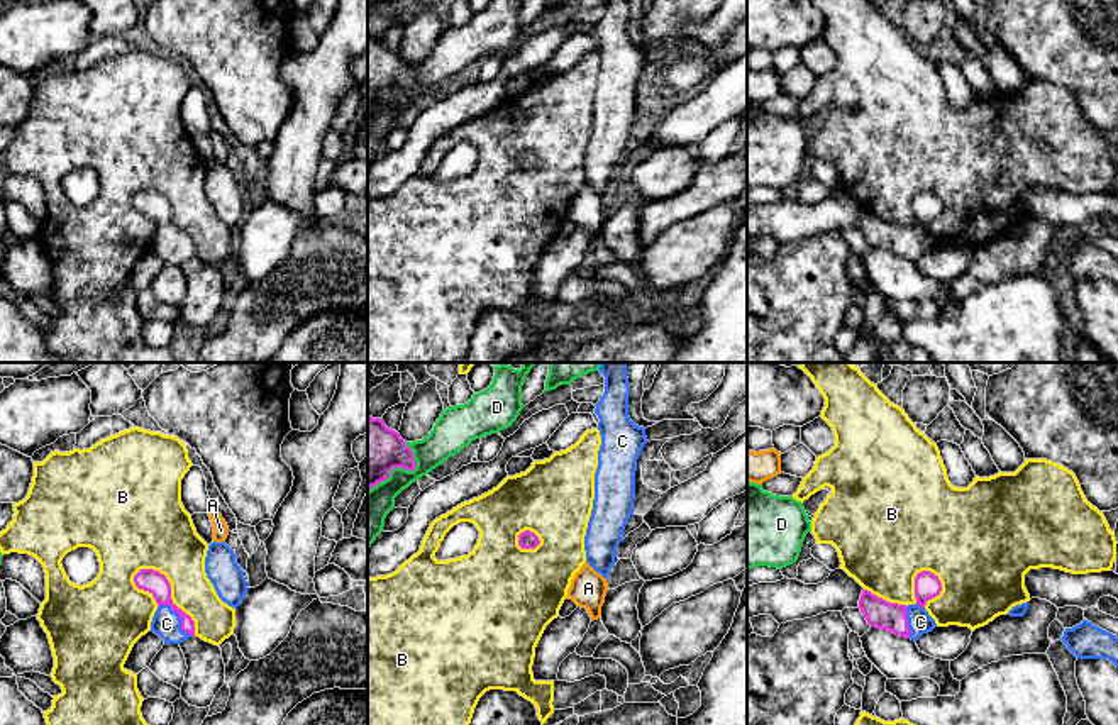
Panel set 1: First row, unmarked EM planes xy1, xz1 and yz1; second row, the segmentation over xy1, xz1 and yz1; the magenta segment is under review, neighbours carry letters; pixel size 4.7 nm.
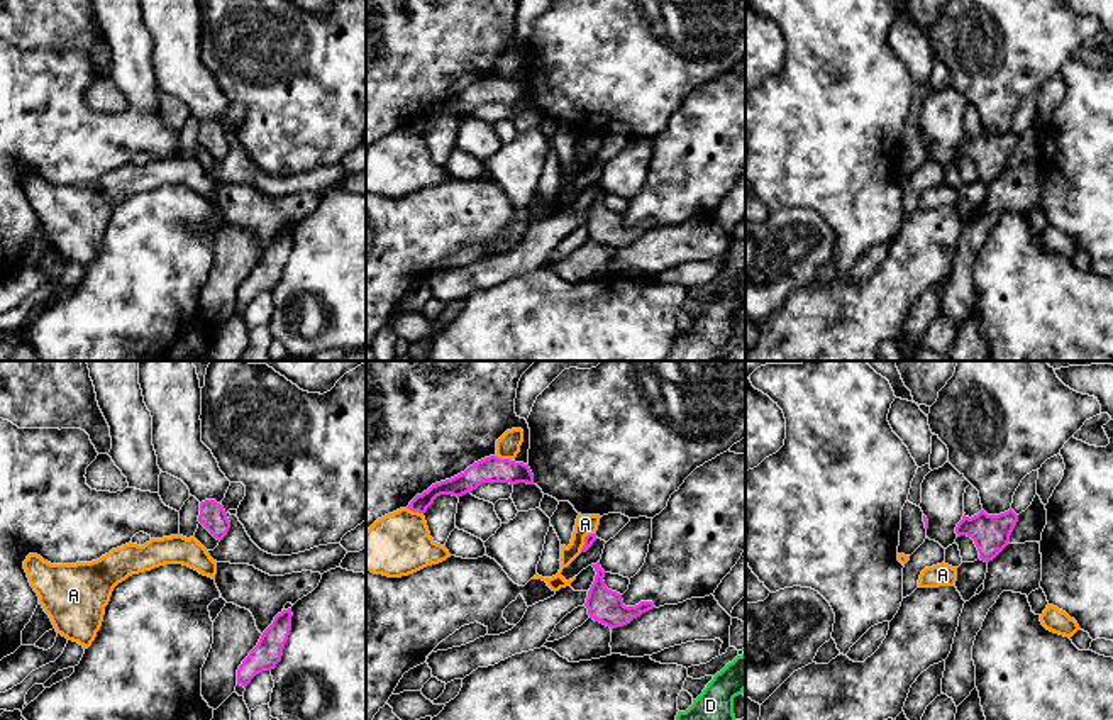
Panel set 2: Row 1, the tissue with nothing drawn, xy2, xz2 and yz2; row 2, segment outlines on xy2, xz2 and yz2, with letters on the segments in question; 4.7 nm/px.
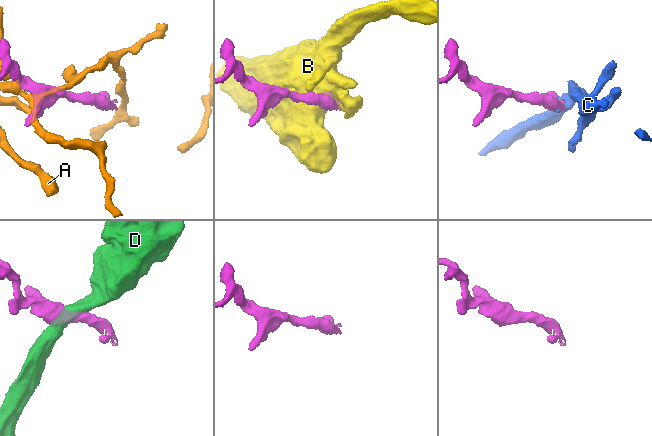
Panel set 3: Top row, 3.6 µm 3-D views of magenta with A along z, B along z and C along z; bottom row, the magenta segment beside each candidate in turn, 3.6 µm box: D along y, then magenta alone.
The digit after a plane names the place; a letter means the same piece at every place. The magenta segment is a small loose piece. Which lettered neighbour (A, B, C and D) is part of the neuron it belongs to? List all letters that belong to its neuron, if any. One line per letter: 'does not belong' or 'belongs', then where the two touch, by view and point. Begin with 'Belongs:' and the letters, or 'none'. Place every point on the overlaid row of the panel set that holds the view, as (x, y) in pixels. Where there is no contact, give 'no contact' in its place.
Belongs: C
A: does not belong; contact xz2 (415, 510)
B: does not belong; contact xy1 (170, 595)
C: belongs; contact xy1 (180, 617)
D: does not belong; contact xz1 (402, 466)

